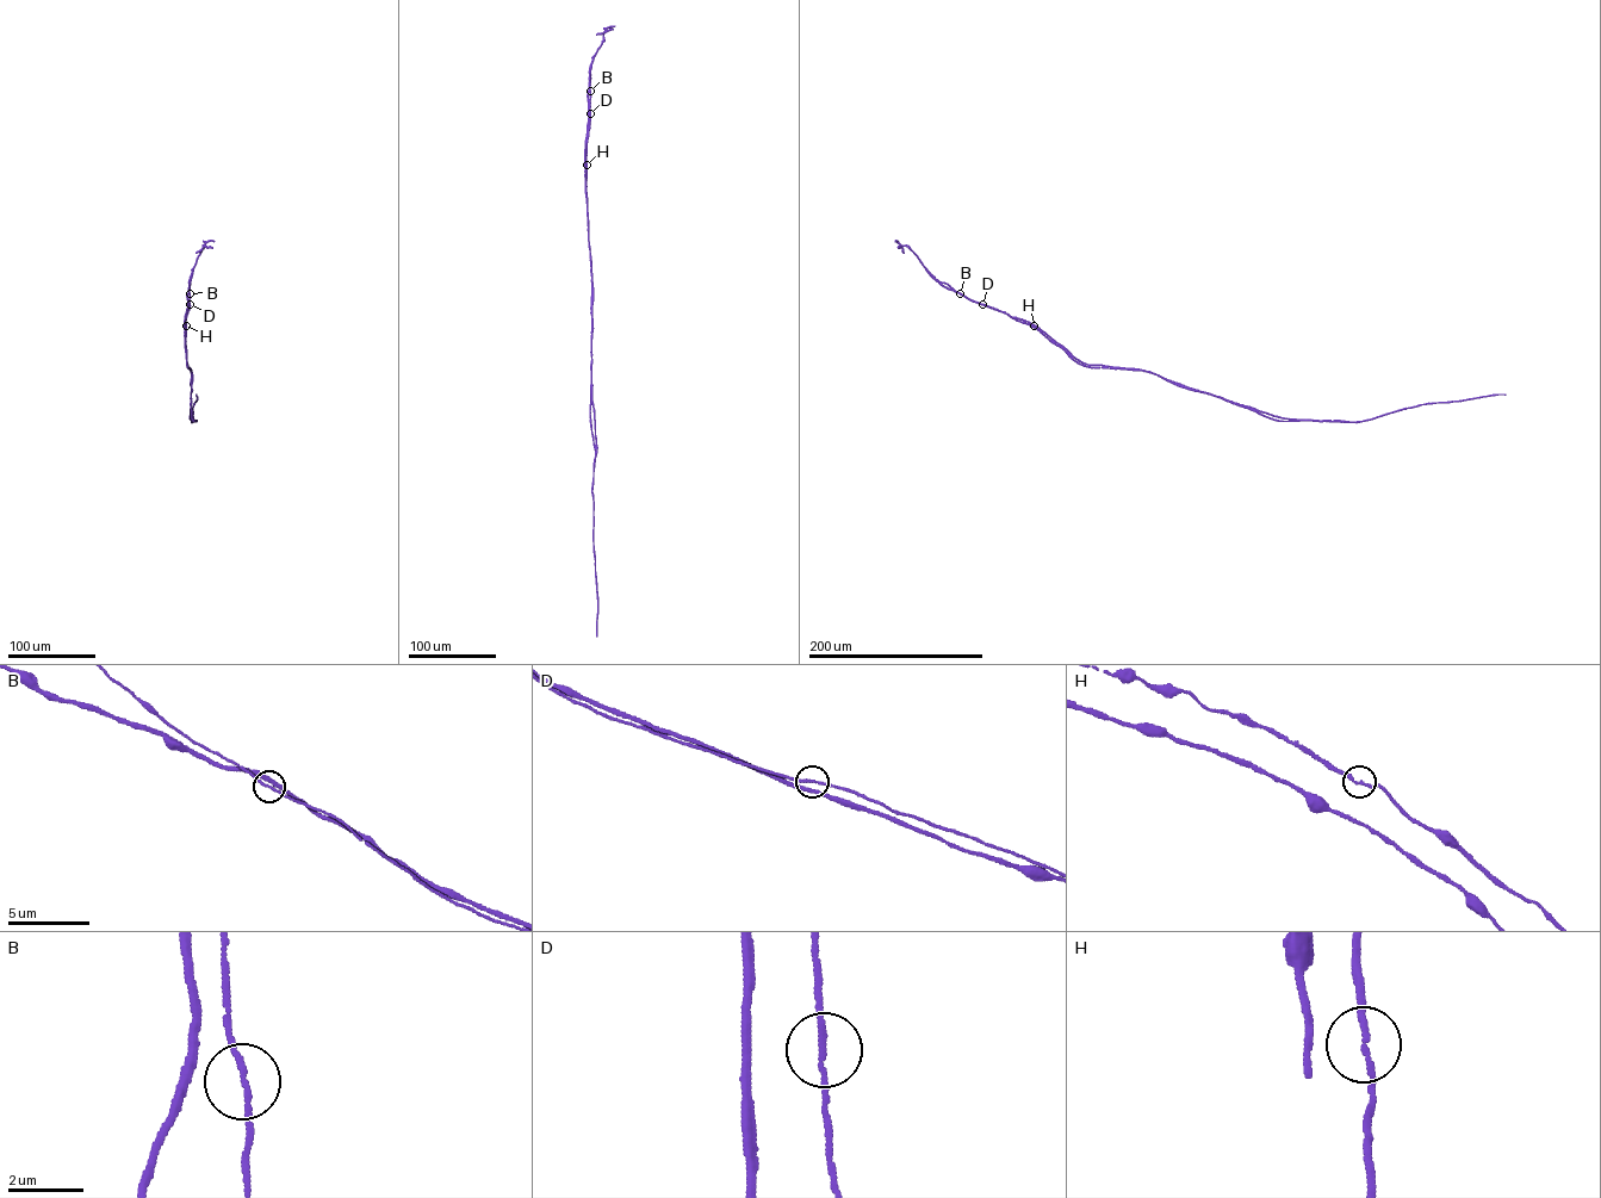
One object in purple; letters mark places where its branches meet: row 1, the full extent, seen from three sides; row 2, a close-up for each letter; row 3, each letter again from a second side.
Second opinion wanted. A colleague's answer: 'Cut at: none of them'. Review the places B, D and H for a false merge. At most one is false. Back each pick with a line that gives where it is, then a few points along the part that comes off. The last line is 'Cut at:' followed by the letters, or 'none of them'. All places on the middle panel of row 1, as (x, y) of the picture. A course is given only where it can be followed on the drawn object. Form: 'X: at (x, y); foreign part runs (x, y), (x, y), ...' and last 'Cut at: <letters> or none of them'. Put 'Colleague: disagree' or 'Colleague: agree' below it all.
Cut at: none of them
Colleague: agree

